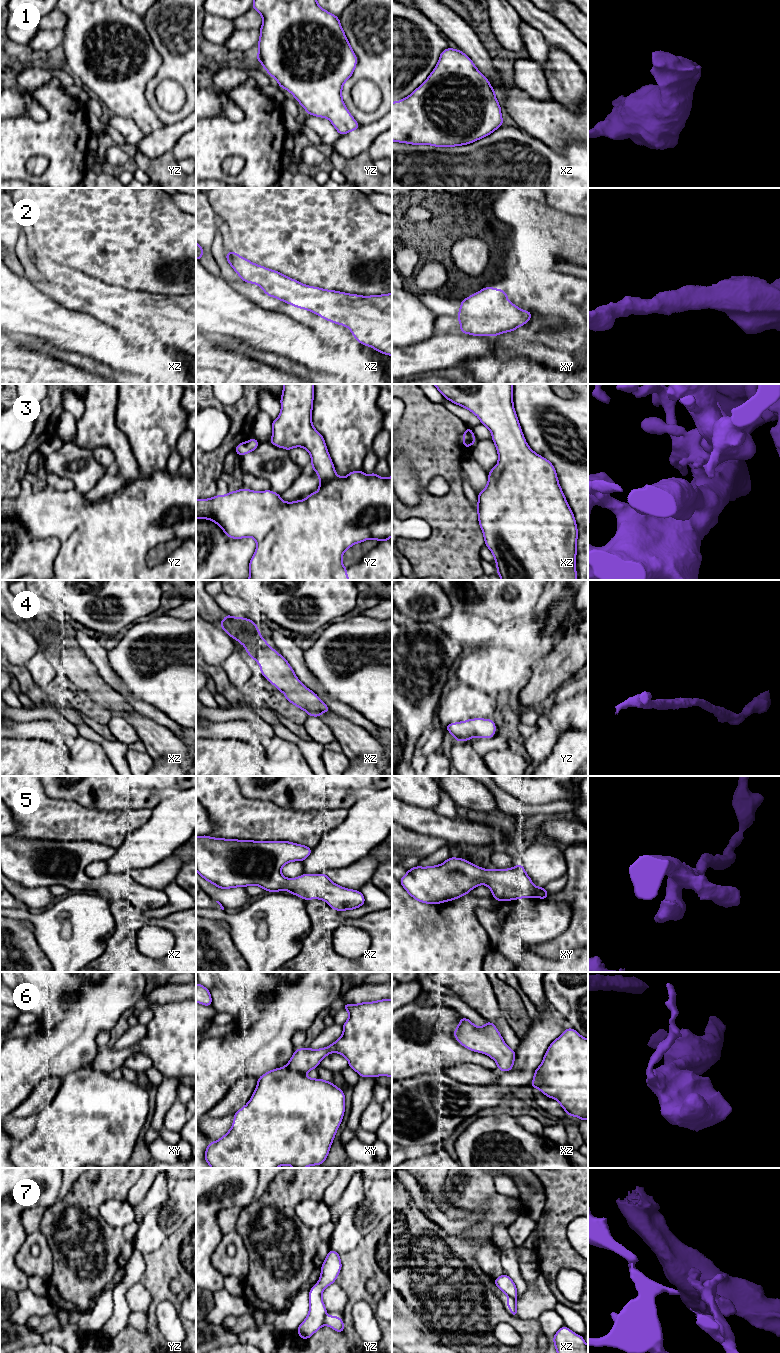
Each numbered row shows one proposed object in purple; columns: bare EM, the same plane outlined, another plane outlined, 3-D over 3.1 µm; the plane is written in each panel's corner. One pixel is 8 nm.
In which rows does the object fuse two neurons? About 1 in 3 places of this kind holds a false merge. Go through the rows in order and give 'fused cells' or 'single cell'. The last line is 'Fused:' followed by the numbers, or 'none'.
1: single cell
2: single cell
3: single cell
4: single cell
5: single cell
6: single cell
7: fused cells
Fused: 7

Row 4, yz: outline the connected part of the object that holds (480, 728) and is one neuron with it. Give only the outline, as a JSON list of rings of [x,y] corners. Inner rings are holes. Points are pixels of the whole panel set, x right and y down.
[[[468,719],[457,723],[450,723],[445,726],[455,741],[468,741],[472,737],[493,738],[496,732],[496,725],[491,719]]]

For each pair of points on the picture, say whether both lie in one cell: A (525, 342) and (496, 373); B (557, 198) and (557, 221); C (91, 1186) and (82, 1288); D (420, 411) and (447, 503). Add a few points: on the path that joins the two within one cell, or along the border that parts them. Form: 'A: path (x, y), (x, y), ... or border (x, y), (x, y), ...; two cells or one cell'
A: border (493, 355), (508, 361); two cells
B: border (557, 209), (577, 216); two cells
C: path (82, 1211), (82, 1263); one cell
D: path (436, 434), (440, 454), (451, 473), (451, 480); one cell

